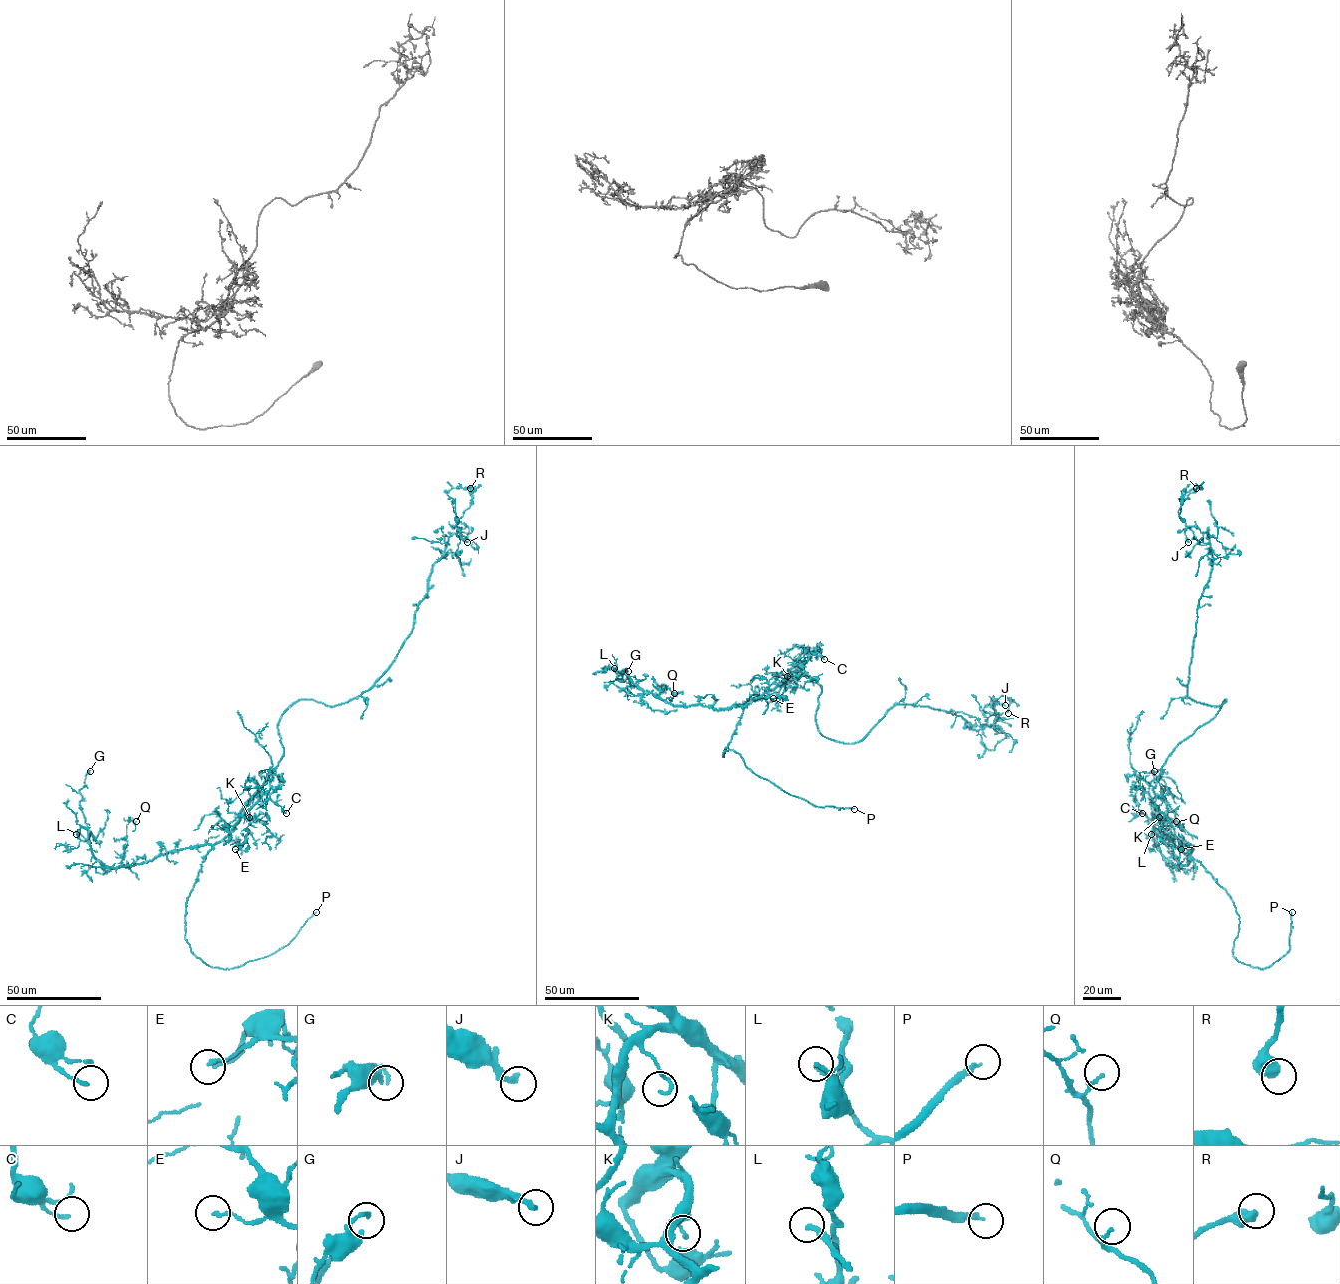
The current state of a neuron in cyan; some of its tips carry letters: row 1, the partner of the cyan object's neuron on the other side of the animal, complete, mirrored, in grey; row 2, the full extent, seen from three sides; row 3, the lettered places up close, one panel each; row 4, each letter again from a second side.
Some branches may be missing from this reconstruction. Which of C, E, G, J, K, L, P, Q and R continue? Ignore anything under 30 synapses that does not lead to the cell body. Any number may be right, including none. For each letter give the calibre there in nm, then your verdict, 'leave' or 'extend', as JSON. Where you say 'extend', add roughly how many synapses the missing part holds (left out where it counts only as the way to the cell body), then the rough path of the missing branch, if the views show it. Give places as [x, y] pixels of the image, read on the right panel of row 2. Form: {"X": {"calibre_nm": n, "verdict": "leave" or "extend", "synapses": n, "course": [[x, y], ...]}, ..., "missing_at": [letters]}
{"C": {"calibre_nm": 110, "verdict": "leave"}, "E": {"calibre_nm": 120, "verdict": "leave"}, "G": {"calibre_nm": 110, "verdict": "leave"}, "J": {"calibre_nm": 280, "verdict": "leave"}, "K": {"calibre_nm": 100, "verdict": "leave"}, "L": {"calibre_nm": 140, "verdict": "extend", "synapses": 40, "course": [[1151, 834], [1146, 829], [1131, 833], [1128, 830]]}, "P": {"calibre_nm": 190, "verdict": "extend", "course": [[1292, 912], [1290, 885], [1286, 879]]}, "Q": {"calibre_nm": 160, "verdict": "leave"}, "R": {"calibre_nm": 500, "verdict": "leave"}, "missing_at": ["L", "P"]}

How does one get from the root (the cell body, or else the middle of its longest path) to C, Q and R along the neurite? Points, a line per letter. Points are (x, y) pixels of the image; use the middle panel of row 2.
C: (818, 699), (821, 687), (799, 674), (798, 658), (801, 654), (808, 657), (810, 652), (824, 659)
Q: (818, 699), (821, 687), (796, 670), (759, 697), (723, 709), (672, 705), (659, 695), (664, 687), (674, 693)
R: (818, 699), (819, 731), (849, 743), (897, 704), (976, 730), (998, 719), (1001, 695), (1008, 713)

